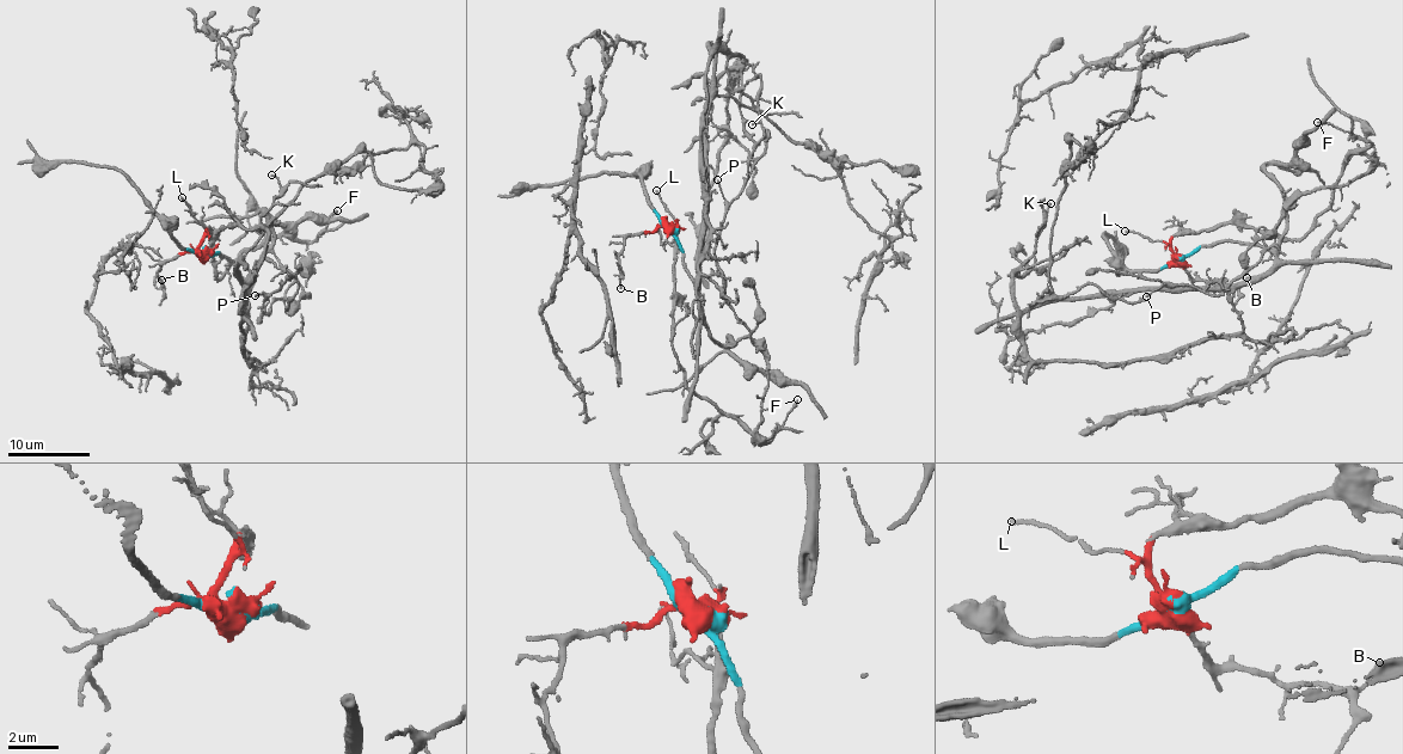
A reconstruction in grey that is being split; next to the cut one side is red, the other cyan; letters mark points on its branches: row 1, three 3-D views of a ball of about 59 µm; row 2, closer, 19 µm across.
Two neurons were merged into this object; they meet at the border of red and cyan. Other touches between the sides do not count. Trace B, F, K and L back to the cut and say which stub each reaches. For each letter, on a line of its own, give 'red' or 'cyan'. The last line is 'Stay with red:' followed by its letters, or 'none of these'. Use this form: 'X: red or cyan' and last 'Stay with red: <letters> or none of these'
B: red
F: red
K: cyan
L: red
Stay with red: B, F, L

